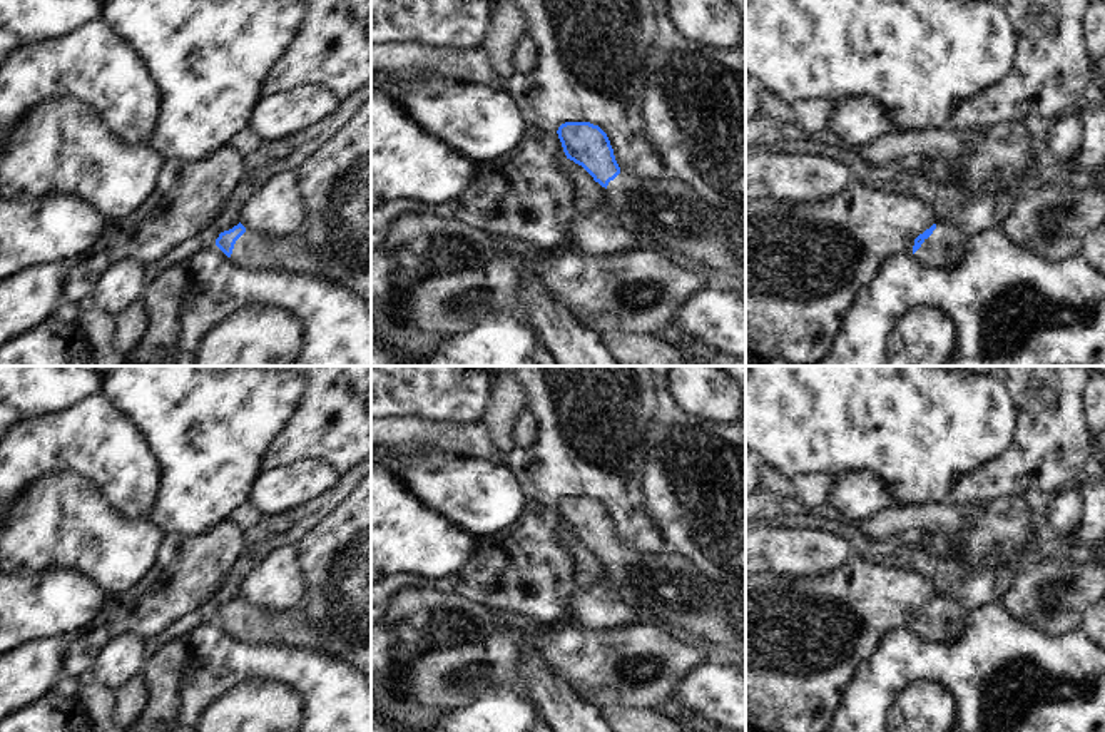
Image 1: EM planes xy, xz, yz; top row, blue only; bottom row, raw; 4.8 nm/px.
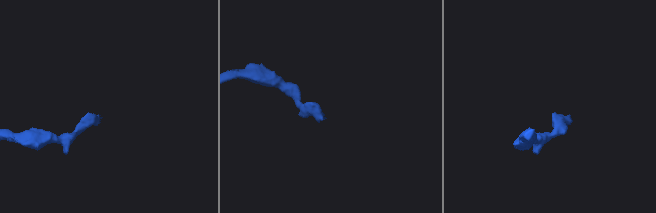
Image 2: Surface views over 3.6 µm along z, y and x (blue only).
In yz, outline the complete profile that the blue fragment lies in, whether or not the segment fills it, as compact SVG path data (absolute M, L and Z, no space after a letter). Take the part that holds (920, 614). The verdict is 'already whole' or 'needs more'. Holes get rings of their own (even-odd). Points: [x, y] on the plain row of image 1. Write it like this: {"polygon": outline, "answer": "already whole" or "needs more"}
{"polygon": "M938 595L914 613L911 632L926 642L953 642L963 635L968 615L958 600Z", "answer": "needs more"}

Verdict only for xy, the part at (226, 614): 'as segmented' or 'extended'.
extended

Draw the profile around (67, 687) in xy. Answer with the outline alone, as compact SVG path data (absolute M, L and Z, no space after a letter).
M62 677L52 687L52 692L65 697L65 699L77 699L80 679L75 677Z

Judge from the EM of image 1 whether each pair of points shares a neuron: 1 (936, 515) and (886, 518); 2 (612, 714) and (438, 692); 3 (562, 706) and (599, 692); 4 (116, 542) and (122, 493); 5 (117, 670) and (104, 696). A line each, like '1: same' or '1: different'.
1: same
2: different
3: different
4: different
5: different

